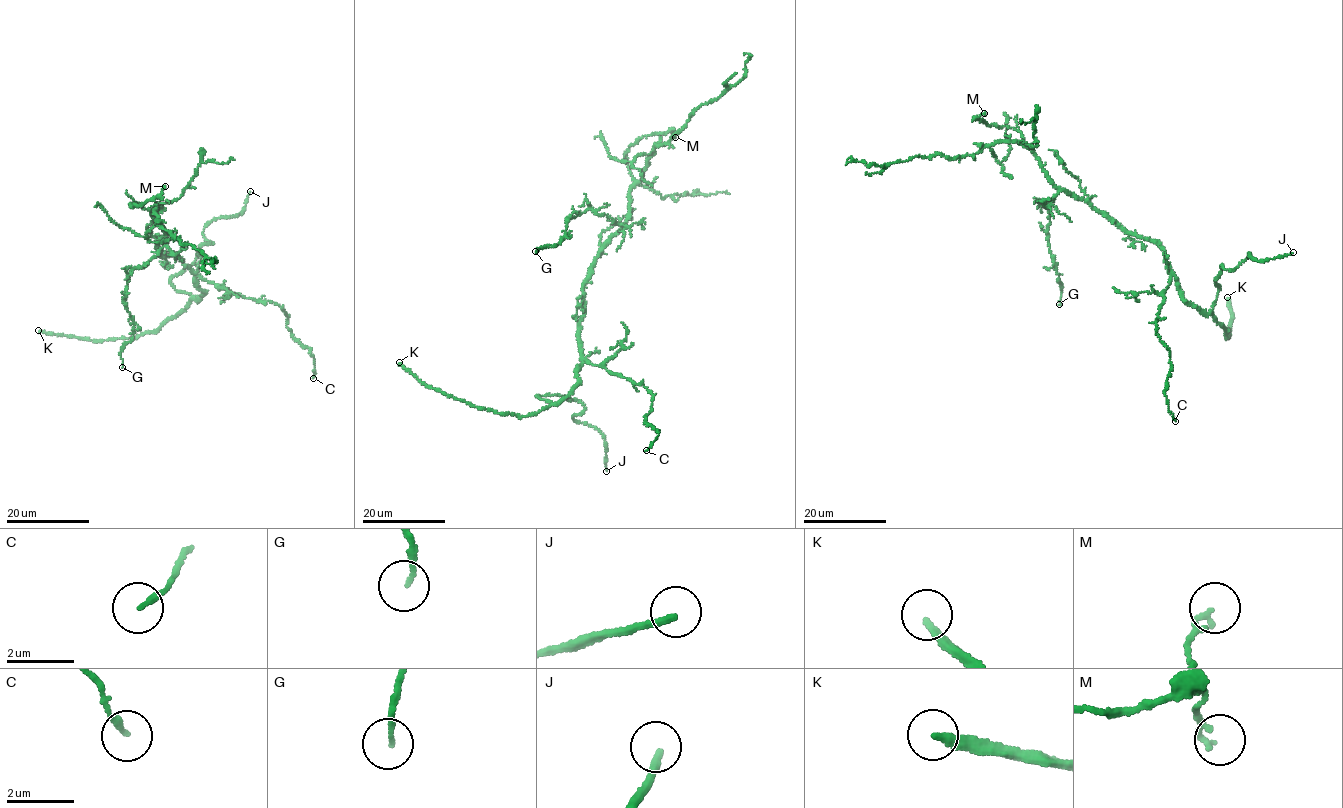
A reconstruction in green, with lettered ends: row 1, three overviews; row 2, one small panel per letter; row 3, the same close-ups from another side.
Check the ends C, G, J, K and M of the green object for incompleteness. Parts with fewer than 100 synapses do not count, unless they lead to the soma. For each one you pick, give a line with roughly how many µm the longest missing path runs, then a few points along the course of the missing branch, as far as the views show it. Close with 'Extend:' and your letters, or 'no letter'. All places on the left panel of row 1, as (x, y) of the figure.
J: about 15 µm are missing; missing branch runs (250, 191), (254, 173), (269, 153)
K: about 110 µm are missing
Extend: J, K

